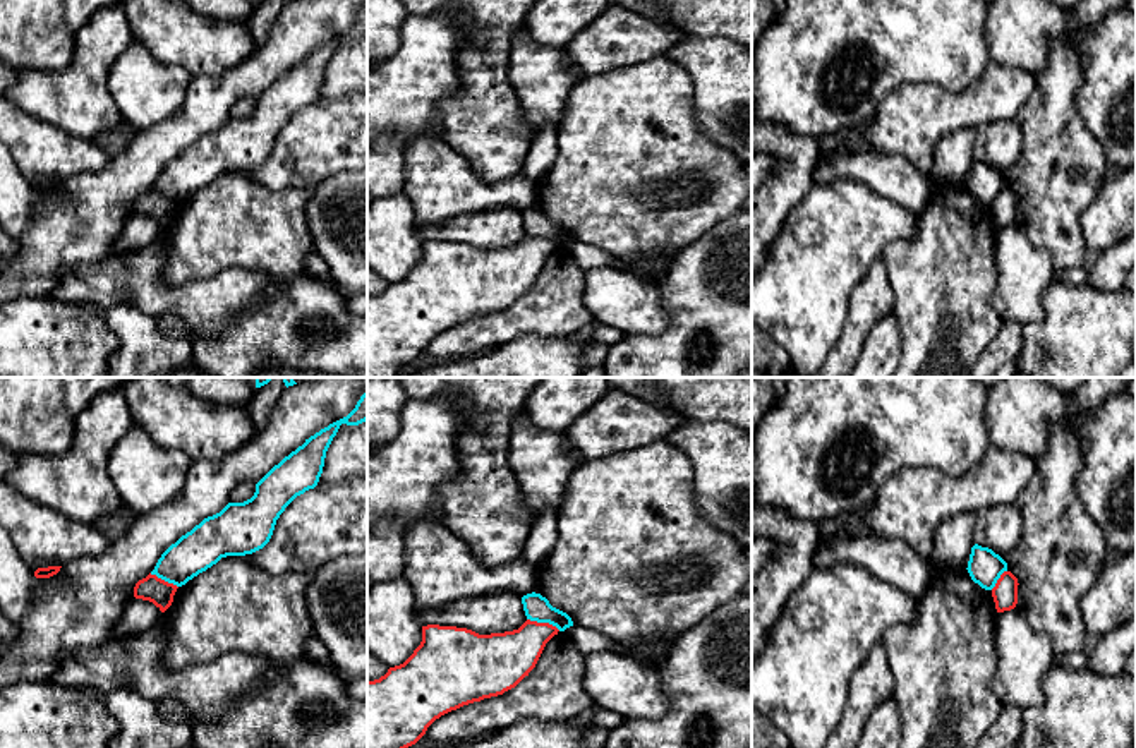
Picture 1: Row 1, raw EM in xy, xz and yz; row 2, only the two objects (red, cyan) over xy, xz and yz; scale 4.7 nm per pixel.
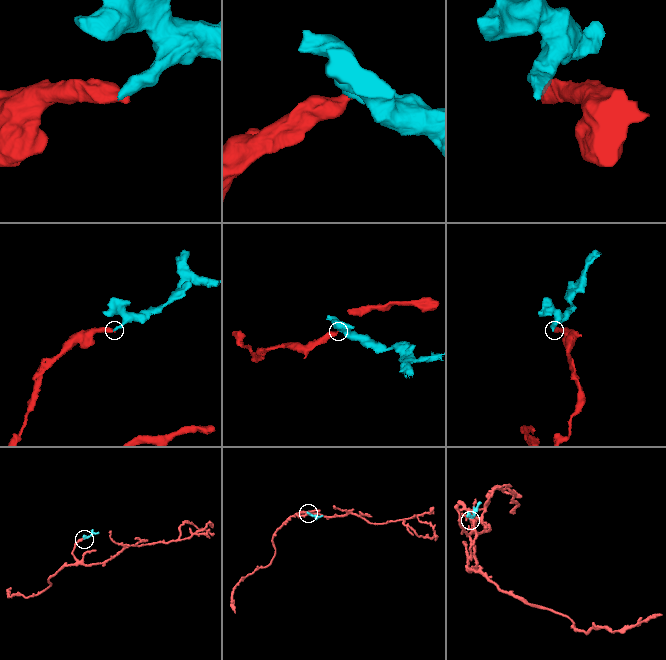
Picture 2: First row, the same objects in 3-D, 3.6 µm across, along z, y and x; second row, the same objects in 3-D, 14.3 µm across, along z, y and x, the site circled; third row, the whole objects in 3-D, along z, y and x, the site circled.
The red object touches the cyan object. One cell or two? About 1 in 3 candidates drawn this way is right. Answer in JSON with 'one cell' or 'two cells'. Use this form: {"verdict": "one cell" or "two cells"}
{"verdict": "two cells"}

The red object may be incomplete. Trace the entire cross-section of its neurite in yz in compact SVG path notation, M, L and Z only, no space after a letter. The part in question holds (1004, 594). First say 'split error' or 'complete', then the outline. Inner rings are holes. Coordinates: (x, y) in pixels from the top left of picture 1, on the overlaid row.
complete | M1004 571L992 588L997 612L1011 611L1018 604L1018 578L1011 571Z

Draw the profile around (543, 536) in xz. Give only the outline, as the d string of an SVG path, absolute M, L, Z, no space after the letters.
M546 510L532 523L523 547L523 561L530 564L539 564L556 546L556 539L556 515L551 510Z

